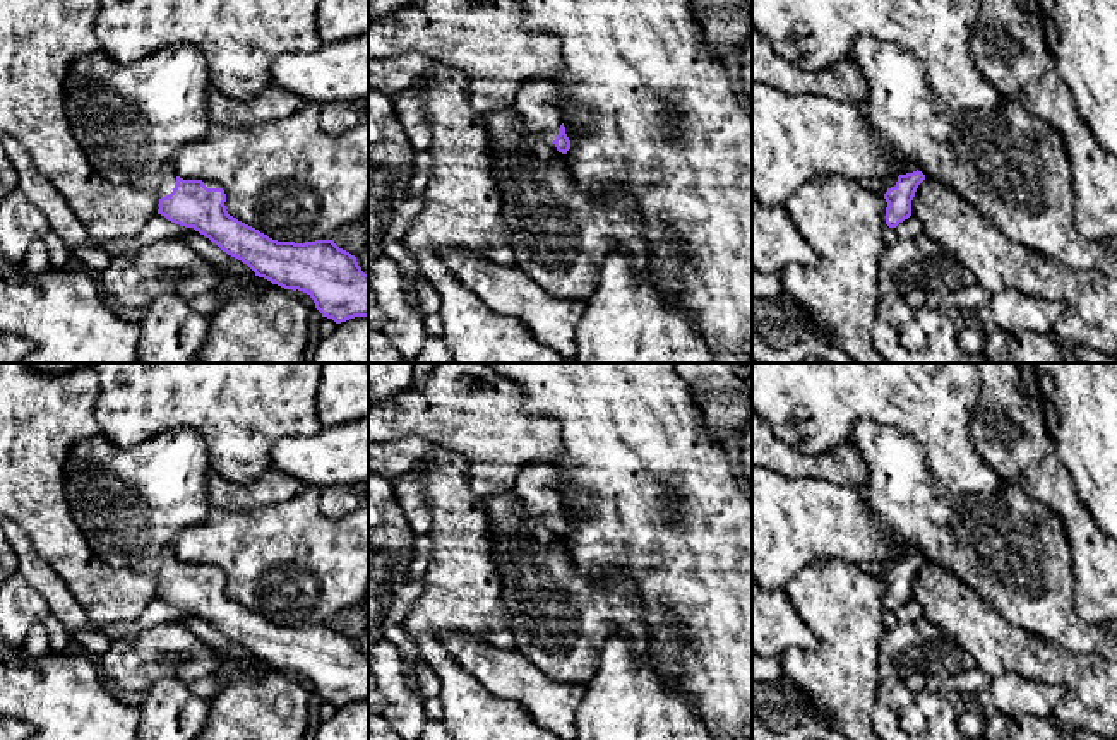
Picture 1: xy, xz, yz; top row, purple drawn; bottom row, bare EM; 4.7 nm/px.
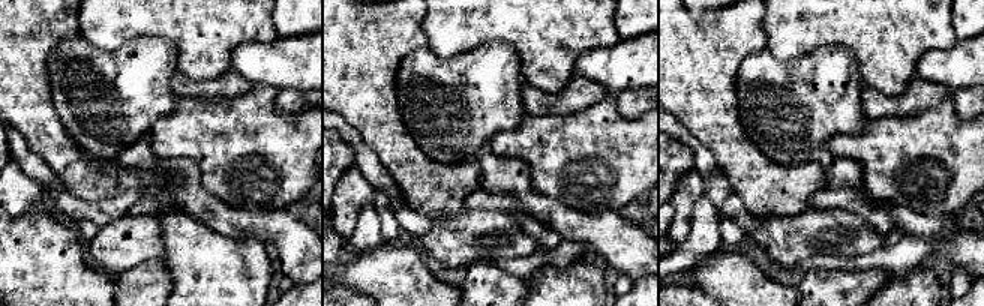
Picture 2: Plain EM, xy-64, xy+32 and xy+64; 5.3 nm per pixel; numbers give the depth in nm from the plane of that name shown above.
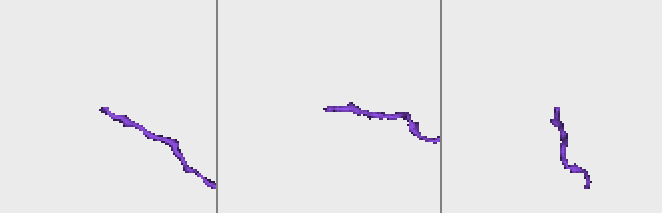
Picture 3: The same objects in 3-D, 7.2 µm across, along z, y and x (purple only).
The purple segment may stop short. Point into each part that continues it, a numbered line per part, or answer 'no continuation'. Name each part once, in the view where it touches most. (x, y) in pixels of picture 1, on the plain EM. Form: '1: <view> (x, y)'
1: xy (163, 566)

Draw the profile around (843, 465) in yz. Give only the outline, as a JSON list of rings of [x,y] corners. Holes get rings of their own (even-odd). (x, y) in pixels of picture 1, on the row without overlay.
[[[752,413],[752,466],[788,478],[815,478],[833,485],[848,485],[862,492],[869,485],[869,468],[853,445],[841,444],[821,456],[809,456],[780,440],[756,413]]]

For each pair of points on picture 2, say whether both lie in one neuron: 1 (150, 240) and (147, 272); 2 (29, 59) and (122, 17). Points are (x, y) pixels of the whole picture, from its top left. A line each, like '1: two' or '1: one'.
1: two
2: two

